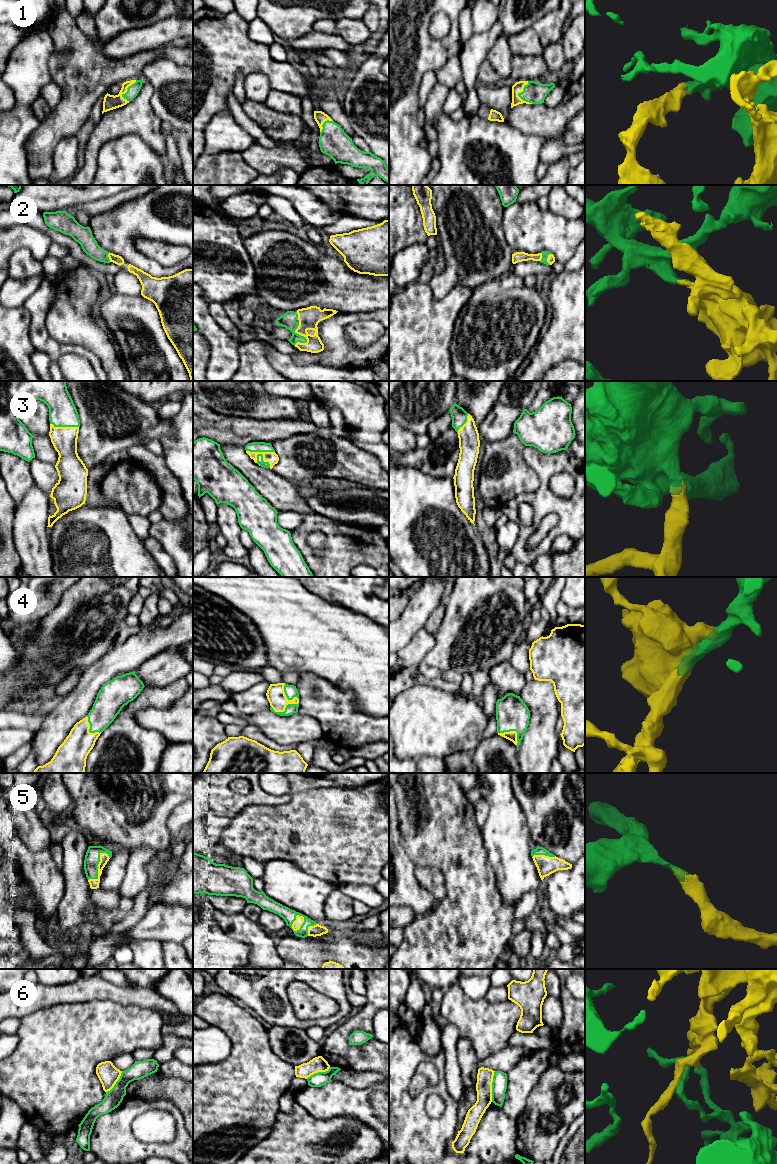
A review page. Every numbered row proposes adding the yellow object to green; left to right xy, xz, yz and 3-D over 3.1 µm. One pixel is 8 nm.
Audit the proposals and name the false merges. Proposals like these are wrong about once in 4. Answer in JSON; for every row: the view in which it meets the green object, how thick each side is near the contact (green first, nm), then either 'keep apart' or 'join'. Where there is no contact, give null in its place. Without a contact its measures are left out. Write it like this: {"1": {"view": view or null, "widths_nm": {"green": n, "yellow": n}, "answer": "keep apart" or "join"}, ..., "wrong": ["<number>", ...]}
{"1": {"view": "yz", "widths_nm": {"green": 180, "yellow": 80}, "answer": "join"}, "2": {"view": "xz", "widths_nm": {"green": 120, "yellow": 170}, "answer": "join"}, "3": {"view": "xz", "widths_nm": {"green": 80, "yellow": 90}, "answer": "join"}, "4": {"view": "xz", "widths_nm": {"green": 90, "yellow": 150}, "answer": "join"}, "5": {"view": "xy", "widths_nm": {"green": 130, "yellow": 80}, "answer": "join"}, "6": {"view": "yz", "widths_nm": {"green": 130, "yellow": 130}, "answer": "keep apart"}, "wrong": ["6"]}

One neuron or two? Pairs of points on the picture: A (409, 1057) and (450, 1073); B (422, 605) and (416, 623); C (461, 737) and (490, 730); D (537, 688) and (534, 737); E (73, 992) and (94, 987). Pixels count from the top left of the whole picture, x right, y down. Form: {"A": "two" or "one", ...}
{"A": "two", "B": "one", "C": "two", "D": "one", "E": "one"}

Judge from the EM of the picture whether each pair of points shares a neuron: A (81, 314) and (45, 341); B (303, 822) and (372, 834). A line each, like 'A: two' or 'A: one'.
A: two
B: one

